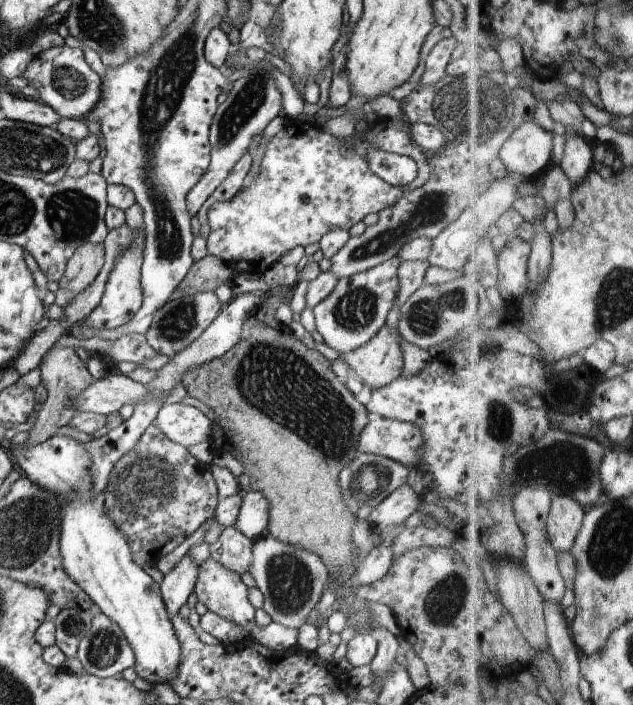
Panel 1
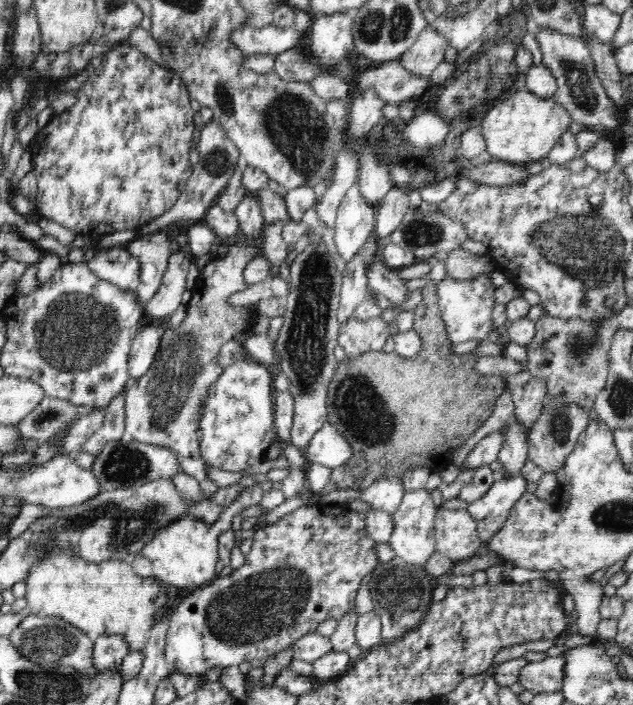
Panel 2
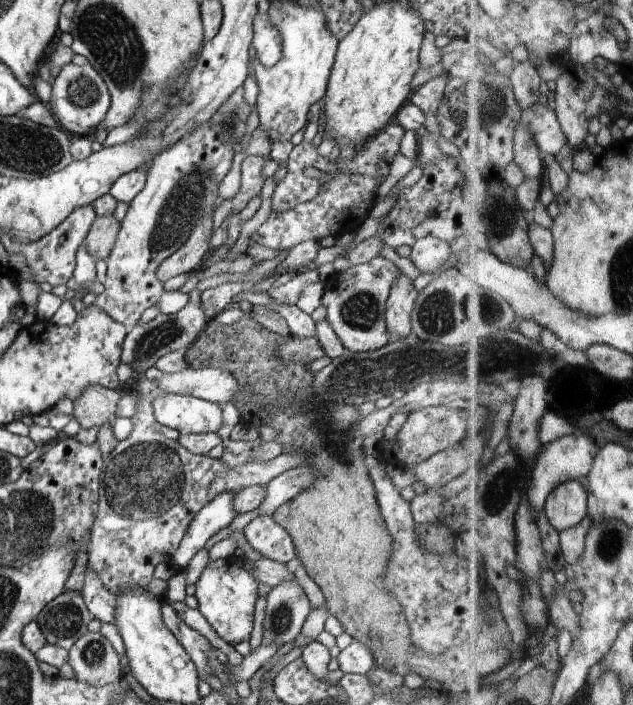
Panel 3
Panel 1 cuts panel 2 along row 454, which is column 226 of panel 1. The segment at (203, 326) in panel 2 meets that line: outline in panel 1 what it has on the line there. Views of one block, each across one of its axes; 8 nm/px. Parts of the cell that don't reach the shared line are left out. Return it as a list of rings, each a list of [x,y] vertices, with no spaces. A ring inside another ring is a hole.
[[[248,150],[242,154],[242,157],[234,167],[230,170],[230,174],[224,178],[222,184],[214,190],[214,193],[202,204],[202,210],[206,214],[206,210],[210,209],[212,204],[221,202],[221,201],[230,201],[242,188],[244,179],[249,173],[250,168],[253,163],[253,158],[250,156]]]

